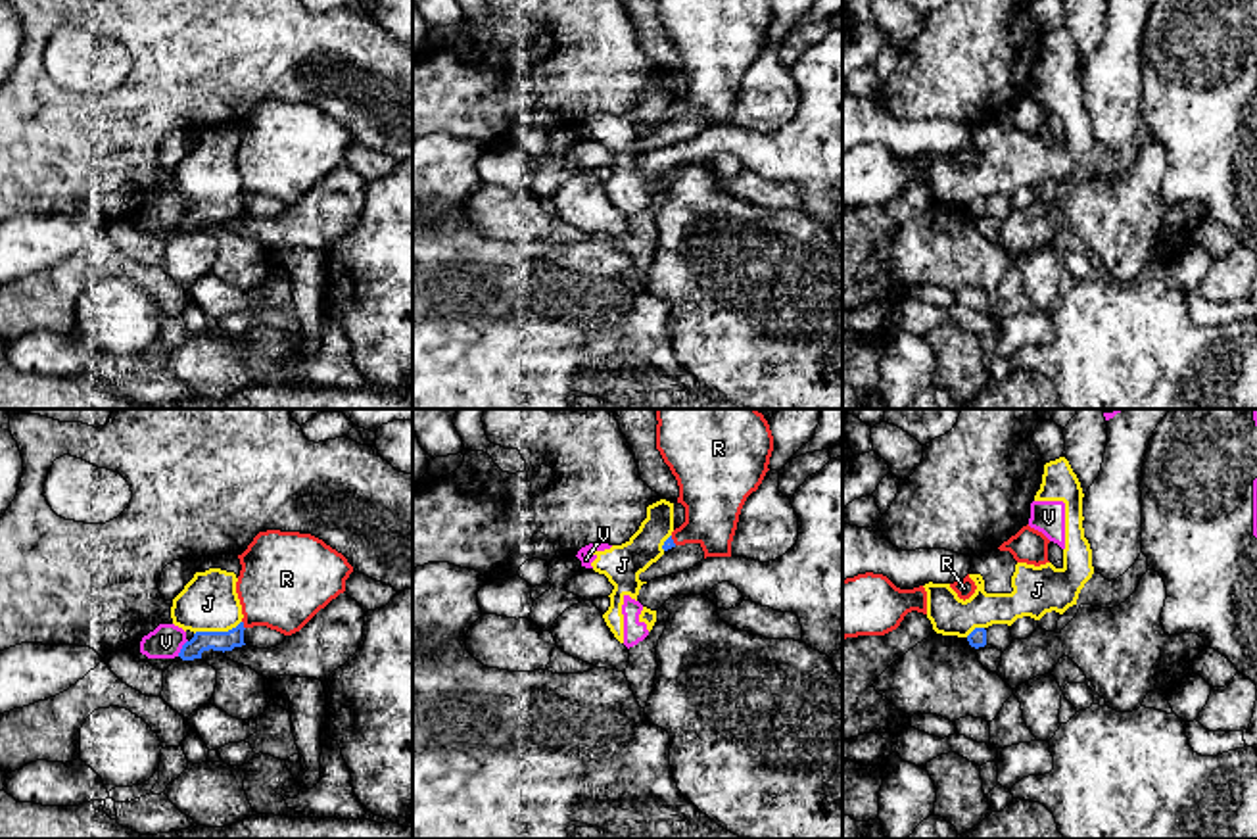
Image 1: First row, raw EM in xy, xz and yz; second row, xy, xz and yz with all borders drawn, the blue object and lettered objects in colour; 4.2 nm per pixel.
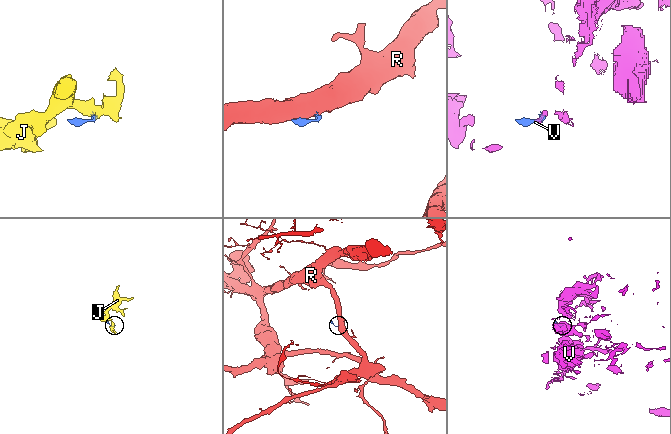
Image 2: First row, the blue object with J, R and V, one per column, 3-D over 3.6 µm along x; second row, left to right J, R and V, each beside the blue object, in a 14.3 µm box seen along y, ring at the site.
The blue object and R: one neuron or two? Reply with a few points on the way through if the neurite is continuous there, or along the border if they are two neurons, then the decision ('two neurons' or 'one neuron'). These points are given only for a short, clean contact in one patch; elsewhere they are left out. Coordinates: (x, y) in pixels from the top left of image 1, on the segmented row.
across xy (202, 642), (227, 640), (242, 624), (284, 582) | one neuron

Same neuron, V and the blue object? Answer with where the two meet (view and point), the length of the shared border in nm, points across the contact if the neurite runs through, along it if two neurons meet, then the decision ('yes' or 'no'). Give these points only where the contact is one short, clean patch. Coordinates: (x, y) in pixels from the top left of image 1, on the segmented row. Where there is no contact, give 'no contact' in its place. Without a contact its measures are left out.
xy (183, 647) | 80 nm | along xy (187, 640), (177, 655) | no

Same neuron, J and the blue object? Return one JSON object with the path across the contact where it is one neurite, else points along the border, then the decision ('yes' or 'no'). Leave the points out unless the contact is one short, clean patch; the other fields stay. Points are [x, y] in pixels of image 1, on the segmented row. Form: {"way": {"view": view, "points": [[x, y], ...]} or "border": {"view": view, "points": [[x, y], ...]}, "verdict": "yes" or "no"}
{"border": {"view": "xy", "points": [[240, 621], [227, 630], [198, 630], [194, 634]]}, "verdict": "no"}

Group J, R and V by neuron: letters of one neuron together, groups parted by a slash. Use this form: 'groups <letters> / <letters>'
groups J V / R

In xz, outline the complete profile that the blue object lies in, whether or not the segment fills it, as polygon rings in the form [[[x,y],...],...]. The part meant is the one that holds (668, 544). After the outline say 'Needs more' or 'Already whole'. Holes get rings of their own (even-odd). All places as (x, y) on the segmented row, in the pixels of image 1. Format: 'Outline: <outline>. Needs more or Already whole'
Outline: [[[656,409],[656,449],[679,486],[677,503],[685,507],[685,522],[672,532],[662,549],[699,543],[706,557],[731,557],[731,541],[747,497],[758,490],[770,470],[773,436],[756,409]]]. Needs more

